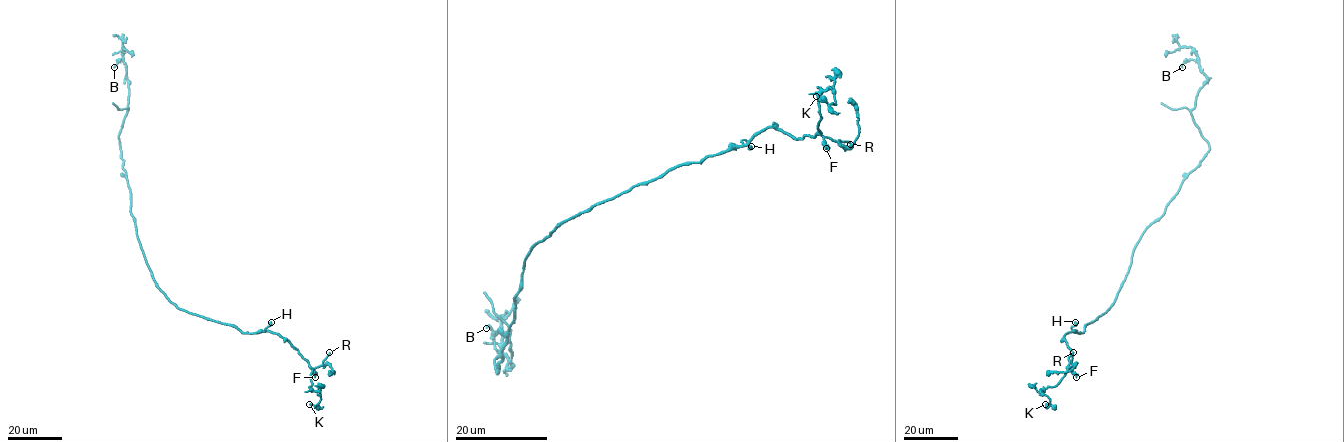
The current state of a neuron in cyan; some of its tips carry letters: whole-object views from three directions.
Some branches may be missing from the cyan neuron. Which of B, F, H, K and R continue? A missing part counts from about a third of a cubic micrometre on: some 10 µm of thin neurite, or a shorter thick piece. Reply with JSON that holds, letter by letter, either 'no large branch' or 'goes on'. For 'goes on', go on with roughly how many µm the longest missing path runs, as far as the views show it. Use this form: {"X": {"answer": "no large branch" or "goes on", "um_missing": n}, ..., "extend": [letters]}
{"B": {"answer": "no large branch"}, "F": {"answer": "no large branch"}, "H": {"answer": "no large branch"}, "K": {"answer": "no large branch"}, "R": {"answer": "goes on", "um_missing": 5}, "extend": ["R"]}

